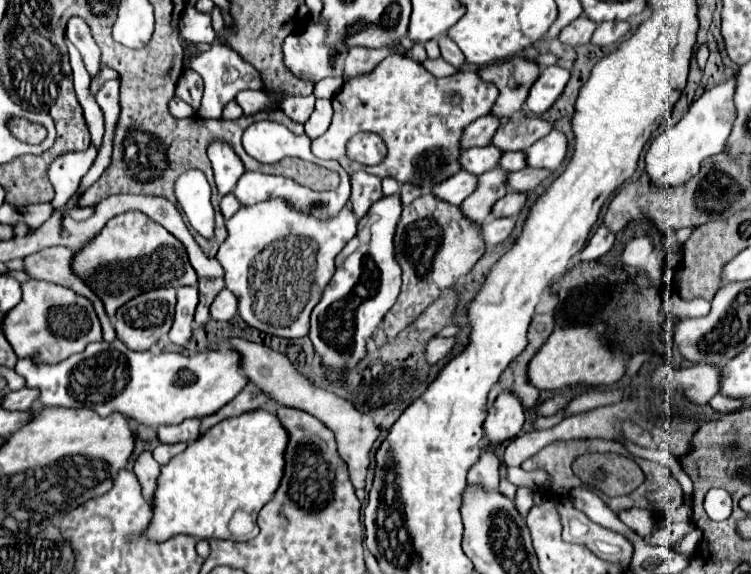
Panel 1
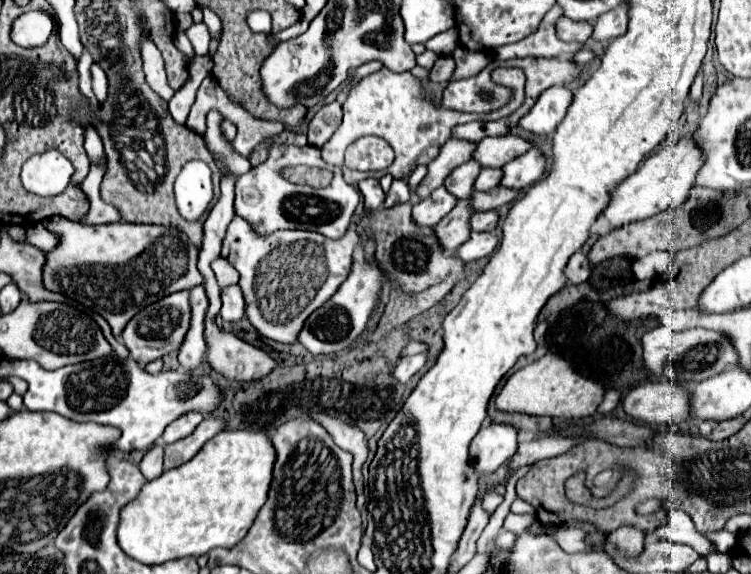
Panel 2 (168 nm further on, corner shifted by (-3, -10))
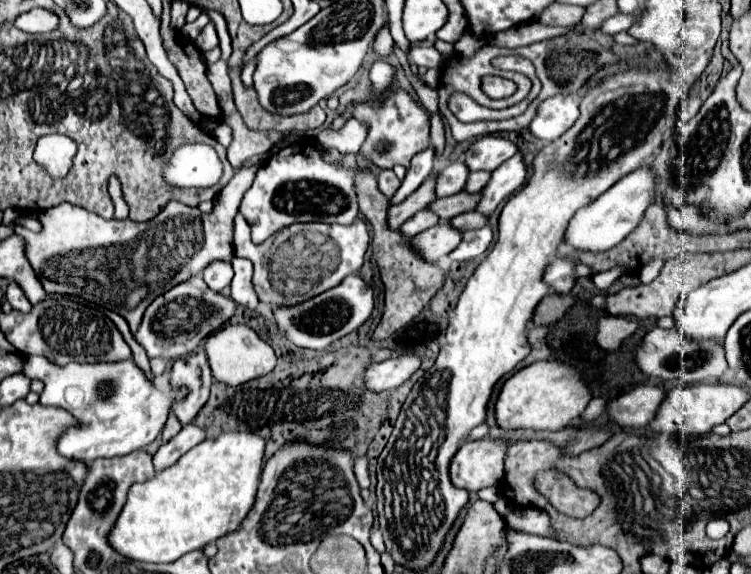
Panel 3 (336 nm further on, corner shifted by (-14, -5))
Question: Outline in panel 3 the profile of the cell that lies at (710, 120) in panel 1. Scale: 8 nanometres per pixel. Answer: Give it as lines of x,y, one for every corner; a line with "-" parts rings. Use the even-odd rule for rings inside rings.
638,168
626,178
620,178
610,190
606,190
606,194
600,194
596,202
590,202
590,206
584,206
574,214
566,228
564,244
578,252
606,252
638,226
650,202
654,202
654,174
650,168

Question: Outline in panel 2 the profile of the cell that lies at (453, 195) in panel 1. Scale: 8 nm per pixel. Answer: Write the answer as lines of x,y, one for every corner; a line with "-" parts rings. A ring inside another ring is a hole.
439,187
427,199
413,205
413,219
417,225
433,227
451,211
451,207
455,207
457,201
459,199
455,199
455,195
451,195
445,187

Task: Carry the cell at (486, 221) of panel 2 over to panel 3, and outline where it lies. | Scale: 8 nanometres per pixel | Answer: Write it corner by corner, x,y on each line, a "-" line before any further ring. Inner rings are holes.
466,212
466,214
458,214
454,218
448,220
448,224
452,228
456,228
458,232
466,232
466,230
472,230
472,228
478,228
478,226
486,226
486,218
478,212

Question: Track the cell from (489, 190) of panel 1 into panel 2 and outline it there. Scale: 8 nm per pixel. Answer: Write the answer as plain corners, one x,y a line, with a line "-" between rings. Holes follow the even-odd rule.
465,199
459,201
457,207
435,225
435,233
445,251
455,253
467,241
467,235
471,235
469,219
473,213
475,211
471,211
471,199

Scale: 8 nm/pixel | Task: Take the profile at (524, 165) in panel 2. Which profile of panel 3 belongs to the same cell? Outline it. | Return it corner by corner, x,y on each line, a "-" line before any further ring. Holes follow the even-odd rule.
516,154
502,166
498,166
498,170
492,172
490,182
486,182
486,186
480,192
476,212
490,216
496,210
496,206
510,194
514,194
524,182
526,182
526,166
522,162
522,156

